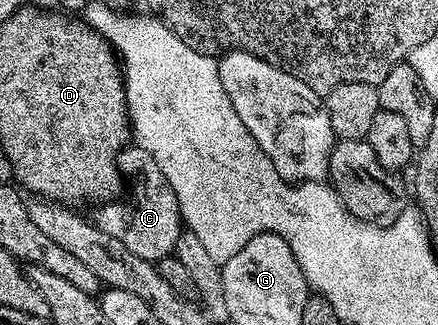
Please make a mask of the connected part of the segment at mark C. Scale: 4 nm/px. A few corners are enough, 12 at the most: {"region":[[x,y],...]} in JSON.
{"region":[[128,144],[117,164],[129,191],[94,224],[141,259],[172,256],[185,229],[153,155]]}

